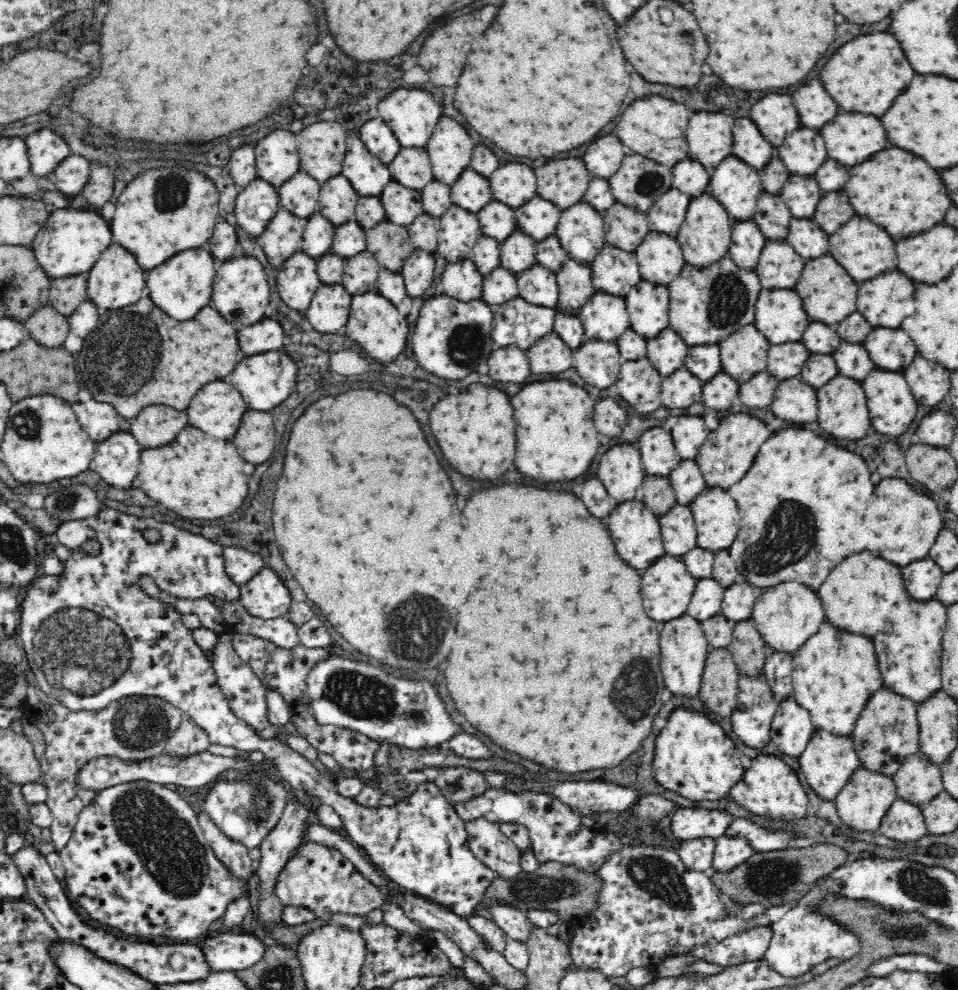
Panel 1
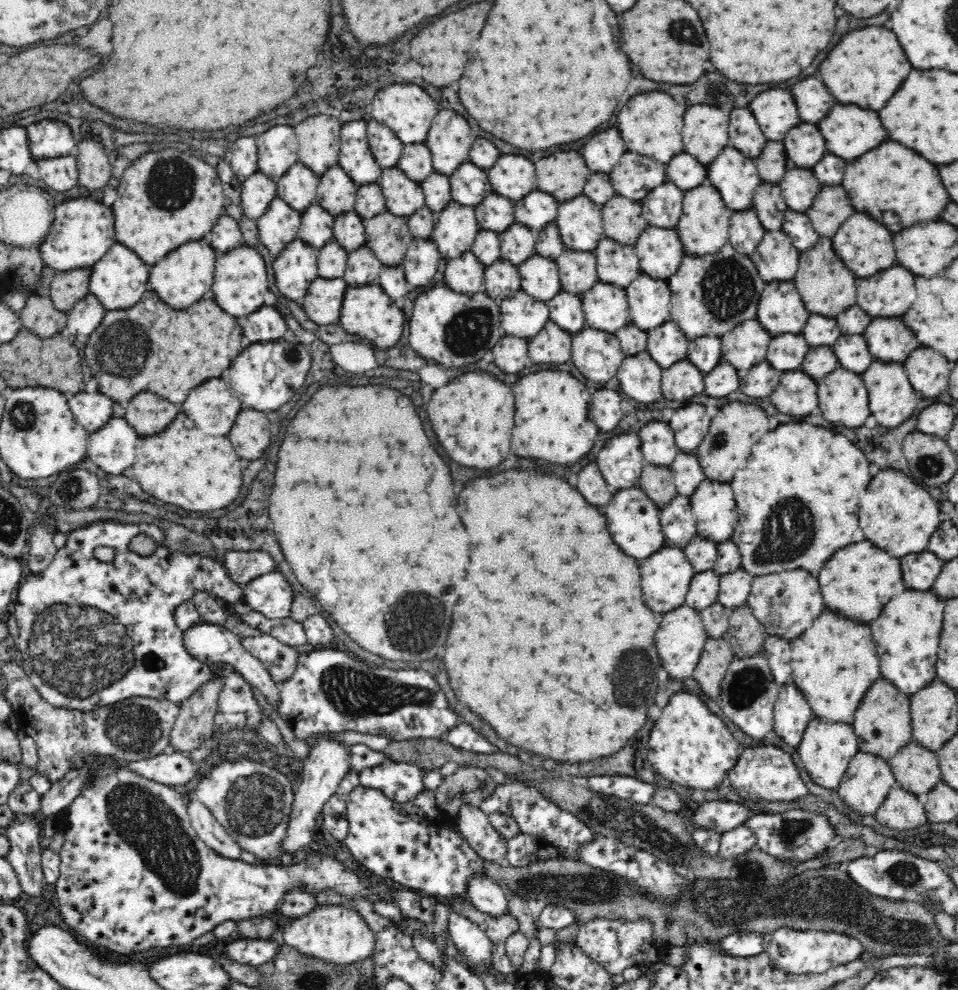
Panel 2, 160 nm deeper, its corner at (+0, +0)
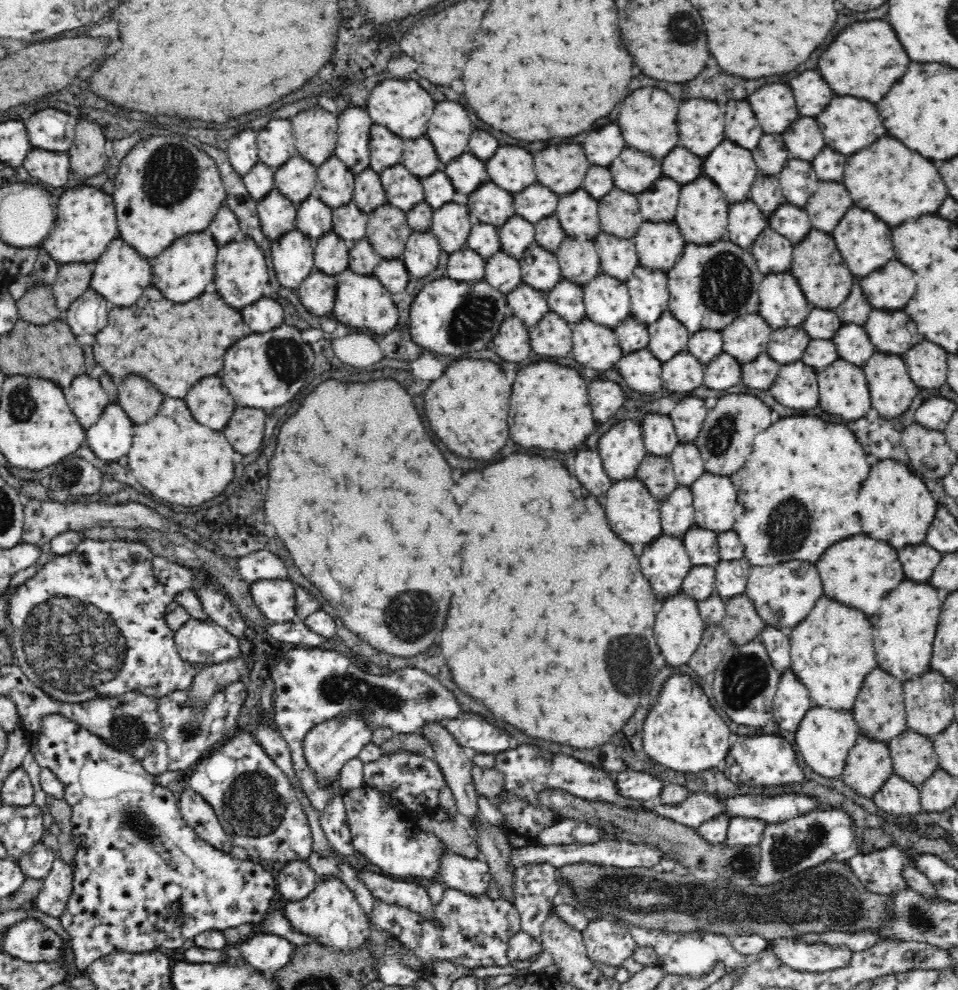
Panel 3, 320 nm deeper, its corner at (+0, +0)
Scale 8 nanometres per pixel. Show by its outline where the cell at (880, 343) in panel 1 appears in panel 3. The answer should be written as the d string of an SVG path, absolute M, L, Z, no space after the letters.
M870 312L864 328L874 348L882 354L900 356L920 342L916 326L904 312Z

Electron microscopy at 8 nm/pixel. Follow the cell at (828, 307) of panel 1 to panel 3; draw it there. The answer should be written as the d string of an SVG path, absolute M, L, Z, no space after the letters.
M812 230L812 234L808 234L802 242L794 245L791 273L802 288L808 304L822 310L834 310L844 304L844 298L854 286L854 276L844 264L840 252L836 252L832 236L818 230Z

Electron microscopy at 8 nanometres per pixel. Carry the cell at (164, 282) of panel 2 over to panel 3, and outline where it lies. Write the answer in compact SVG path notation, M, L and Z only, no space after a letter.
M203 230L196 236L184 236L176 239L174 244L167 247L156 260L152 260L152 274L154 274L154 286L174 304L186 304L200 294L204 294L206 286L212 282L217 259L216 242L209 234L209 230Z

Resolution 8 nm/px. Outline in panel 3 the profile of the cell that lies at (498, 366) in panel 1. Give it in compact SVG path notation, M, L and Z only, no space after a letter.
M510 316L504 320L498 336L494 337L494 352L504 362L522 362L530 356L531 340L527 328Z

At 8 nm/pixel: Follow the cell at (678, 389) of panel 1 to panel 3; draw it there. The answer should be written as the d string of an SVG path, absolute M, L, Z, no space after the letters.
M682 352L663 363L661 372L661 392L684 394L692 392L703 384L705 365L698 362L695 356Z

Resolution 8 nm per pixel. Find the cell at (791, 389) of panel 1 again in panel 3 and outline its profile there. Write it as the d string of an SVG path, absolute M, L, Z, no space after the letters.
M802 362L781 365L768 392L778 404L794 410L810 410L816 408L819 402L816 374Z

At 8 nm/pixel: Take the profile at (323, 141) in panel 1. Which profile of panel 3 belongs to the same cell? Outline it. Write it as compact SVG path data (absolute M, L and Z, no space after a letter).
M314 108L300 112L291 122L298 154L313 167L320 167L335 155L338 119L331 112Z

